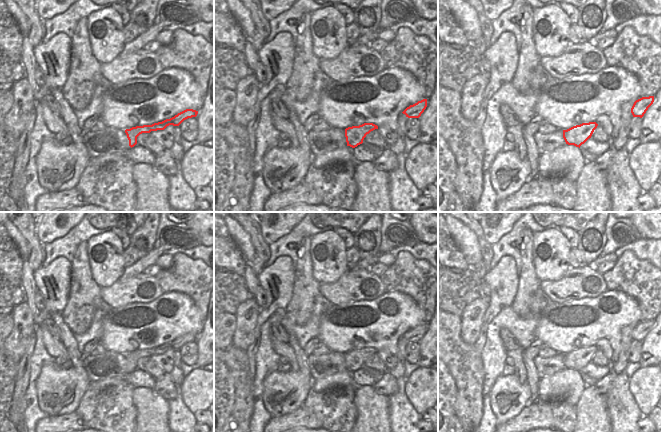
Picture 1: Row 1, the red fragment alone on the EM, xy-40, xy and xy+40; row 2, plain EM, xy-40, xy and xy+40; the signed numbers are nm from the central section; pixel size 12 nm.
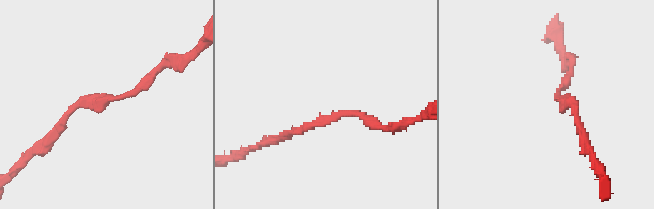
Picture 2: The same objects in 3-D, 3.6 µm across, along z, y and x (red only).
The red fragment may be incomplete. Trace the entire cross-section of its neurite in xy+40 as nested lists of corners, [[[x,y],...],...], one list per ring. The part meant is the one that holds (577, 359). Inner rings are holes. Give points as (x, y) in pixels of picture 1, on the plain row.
[[[596,346],[582,347],[563,354],[563,362],[568,369],[579,371],[591,362],[594,354],[597,352]]]

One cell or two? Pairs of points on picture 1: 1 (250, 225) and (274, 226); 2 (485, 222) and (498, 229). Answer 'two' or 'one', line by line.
1: two
2: one

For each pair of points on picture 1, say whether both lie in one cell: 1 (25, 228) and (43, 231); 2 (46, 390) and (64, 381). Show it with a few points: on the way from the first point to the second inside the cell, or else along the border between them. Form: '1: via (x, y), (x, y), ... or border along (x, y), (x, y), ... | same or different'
1: border along (36, 226), (37, 238), (45, 243) | different
2: via (50, 390), (55, 390), (60, 385) | same

